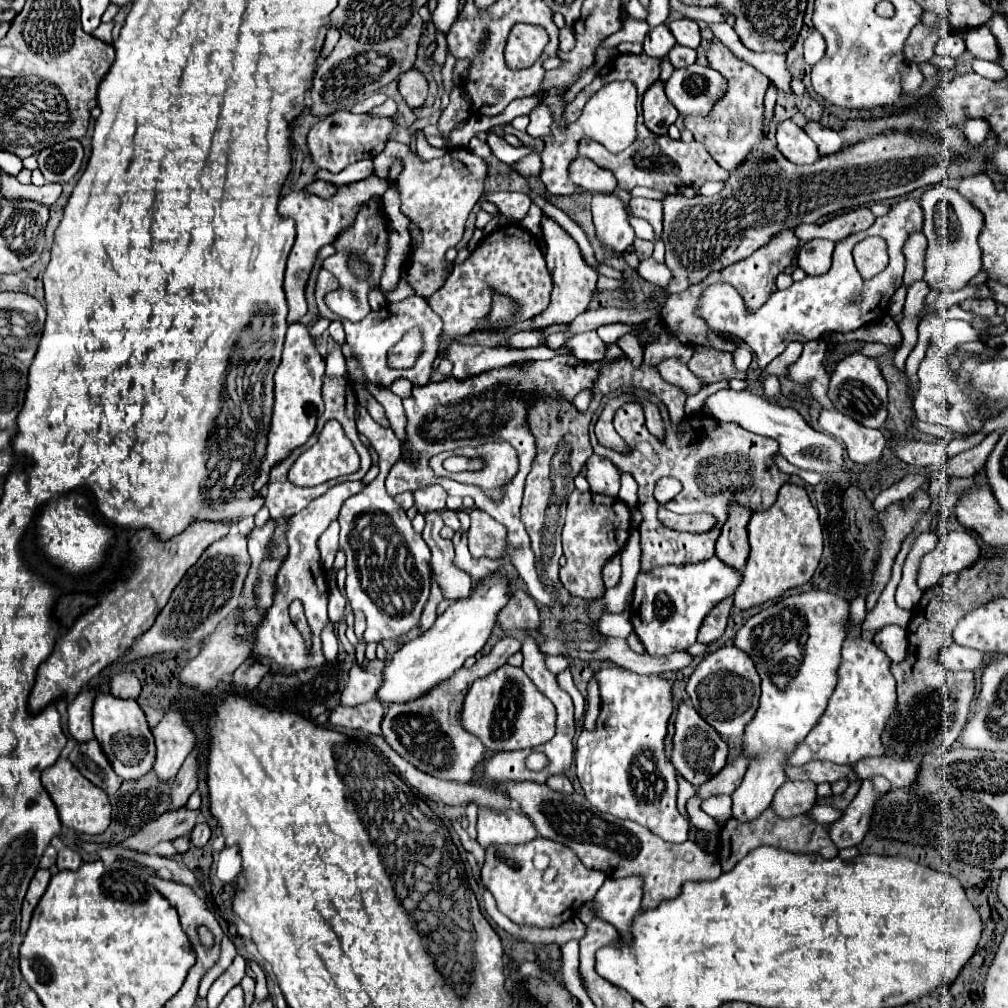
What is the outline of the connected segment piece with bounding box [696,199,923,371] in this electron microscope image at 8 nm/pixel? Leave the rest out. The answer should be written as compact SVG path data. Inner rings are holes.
M905 199L891 207L889 215L877 217L875 225L863 233L855 233L835 245L833 253L833 265L831 271L821 275L821 277L805 277L799 283L793 283L785 291L775 291L769 301L757 311L749 313L745 309L743 299L739 293L727 285L727 283L716 283L707 287L702 295L700 305L697 308L697 315L700 316L711 329L717 329L721 333L731 333L753 349L753 353L759 357L759 369L765 371L767 365L779 357L787 343L791 341L813 341L821 339L823 333L847 333L855 331L869 321L877 319L883 313L881 299L889 293L891 297L897 287L903 285L903 271L905 271L905 257L903 257L903 245L907 237L915 231L923 229L923 209L919 207L919 201L915 199ZM877 235L885 239L887 243L887 253L889 253L889 265L885 271L875 275L873 279L865 281L855 263L853 263L853 247L863 239Z

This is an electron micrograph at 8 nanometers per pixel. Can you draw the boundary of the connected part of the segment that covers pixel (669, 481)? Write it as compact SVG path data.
M663 477L659 479L659 503L667 503L669 499L673 499L679 493L679 481L675 481L673 477Z

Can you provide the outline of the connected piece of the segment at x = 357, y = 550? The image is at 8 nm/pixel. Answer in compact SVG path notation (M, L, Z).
M357 407L355 419L359 433L367 435L375 447L381 471L359 495L353 495L343 503L339 513L339 547L347 555L347 603L353 611L363 611L367 617L365 641L381 643L385 639L403 637L419 625L431 589L431 551L421 533L415 533L405 509L397 505L385 491L385 477L391 471L391 465L395 465L395 461L401 457L399 439L391 429L383 429L379 423L375 423L363 407Z

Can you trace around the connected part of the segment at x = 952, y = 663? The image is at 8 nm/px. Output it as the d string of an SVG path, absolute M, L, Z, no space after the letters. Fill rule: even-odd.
M955 643L943 647L939 653L937 653L937 661L949 669L949 671L961 671L961 669L967 669L967 671L975 671L981 661L983 661L985 653L981 651L975 651L975 649L967 649L967 647L959 647Z

